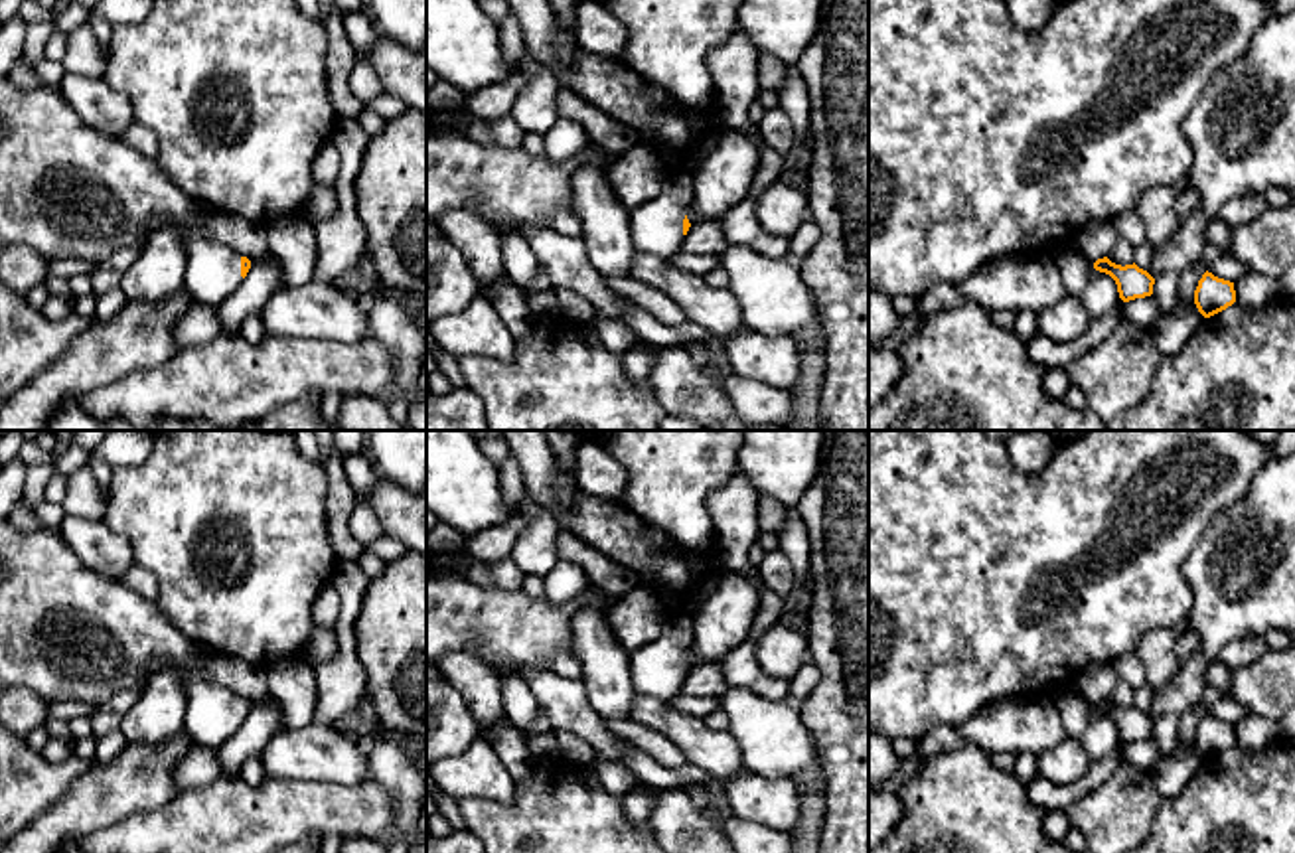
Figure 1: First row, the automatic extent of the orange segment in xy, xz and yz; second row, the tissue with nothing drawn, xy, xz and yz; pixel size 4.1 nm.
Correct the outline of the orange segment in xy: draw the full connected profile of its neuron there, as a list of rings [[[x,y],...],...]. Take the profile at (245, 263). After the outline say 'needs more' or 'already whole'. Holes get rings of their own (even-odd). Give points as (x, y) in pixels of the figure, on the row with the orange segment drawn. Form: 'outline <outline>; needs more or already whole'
outline [[[193,231],[188,233],[186,249],[190,261],[186,286],[201,304],[221,304],[251,269],[251,261],[241,253]]]; needs more

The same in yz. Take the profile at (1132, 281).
outline [[[1078,247],[1072,251],[1056,251],[1052,257],[1066,284],[1066,290],[1072,296],[1082,294],[1094,269],[1109,274],[1115,280],[1119,298],[1123,302],[1153,294],[1155,278],[1135,263],[1121,267],[1111,263],[1107,257],[1094,261],[1086,257]]]; needs more

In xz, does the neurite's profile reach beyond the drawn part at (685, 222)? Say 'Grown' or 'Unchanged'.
Grown

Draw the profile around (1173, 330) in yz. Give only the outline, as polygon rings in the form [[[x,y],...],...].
[[[1198,261],[1181,274],[1181,304],[1173,312],[1161,314],[1153,326],[1155,344],[1163,357],[1175,355],[1194,334],[1202,330],[1206,318],[1194,304],[1194,290],[1206,271],[1208,265]]]

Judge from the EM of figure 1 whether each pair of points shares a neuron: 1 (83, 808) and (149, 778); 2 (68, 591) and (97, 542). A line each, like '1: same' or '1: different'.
1: same
2: different

